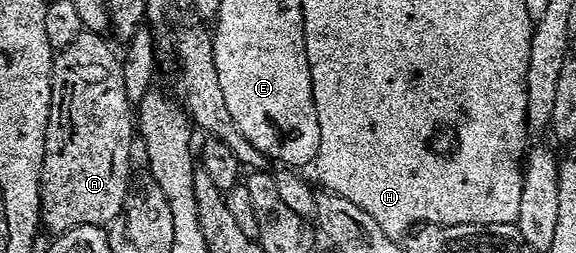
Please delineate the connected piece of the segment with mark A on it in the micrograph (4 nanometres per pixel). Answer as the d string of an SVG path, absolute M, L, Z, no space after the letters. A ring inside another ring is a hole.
M83 30L71 46L60 49L53 57L53 89L49 125L45 135L45 153L41 167L41 224L60 234L75 226L108 226L121 213L129 194L131 167L129 147L135 144L135 108L124 89L122 61L109 49L100 32Z

